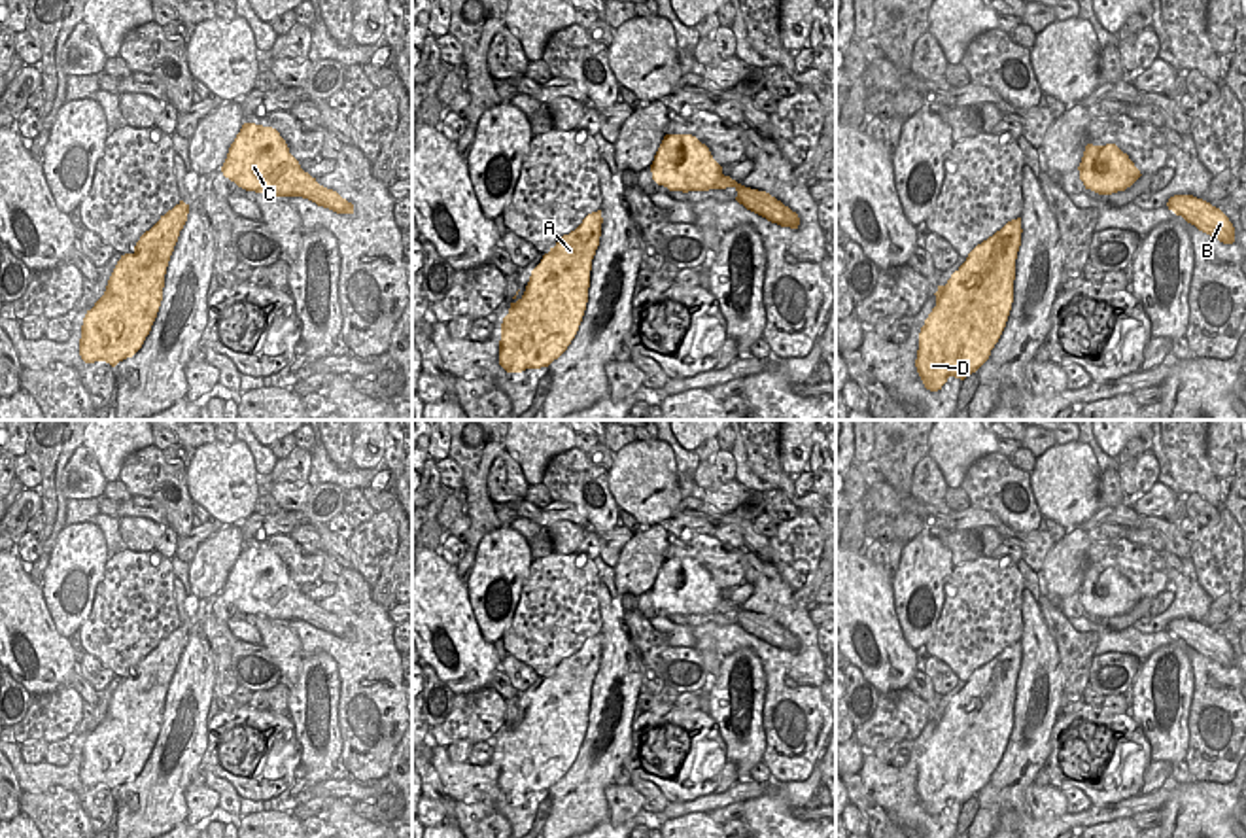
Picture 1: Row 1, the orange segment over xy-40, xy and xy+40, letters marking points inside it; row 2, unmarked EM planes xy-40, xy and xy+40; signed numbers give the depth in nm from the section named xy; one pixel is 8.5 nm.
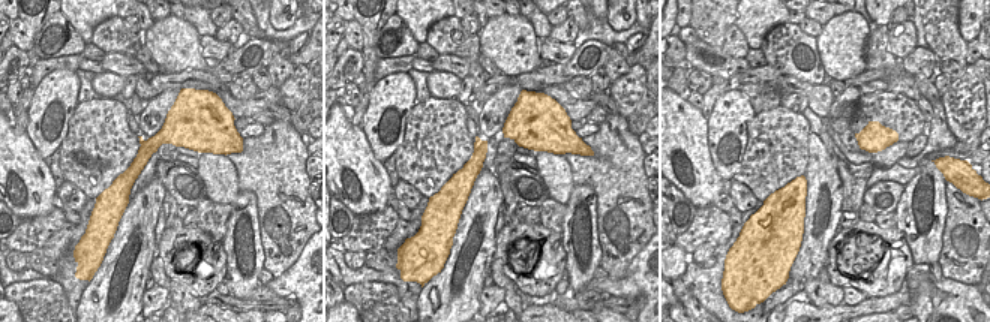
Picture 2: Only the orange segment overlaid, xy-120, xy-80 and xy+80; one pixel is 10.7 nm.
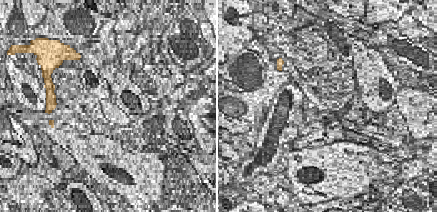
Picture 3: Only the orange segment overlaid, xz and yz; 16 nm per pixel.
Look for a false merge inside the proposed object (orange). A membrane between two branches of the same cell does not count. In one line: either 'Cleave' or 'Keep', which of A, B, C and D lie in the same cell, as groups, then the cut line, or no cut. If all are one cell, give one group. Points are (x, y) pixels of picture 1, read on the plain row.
Keep. Groups: A B C D. No split.

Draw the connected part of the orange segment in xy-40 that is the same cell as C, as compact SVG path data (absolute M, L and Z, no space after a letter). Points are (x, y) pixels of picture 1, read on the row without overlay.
M244 547L221 590L238 611L272 620L303 620L337 637L354 637L354 628L304 596L272 550Z

